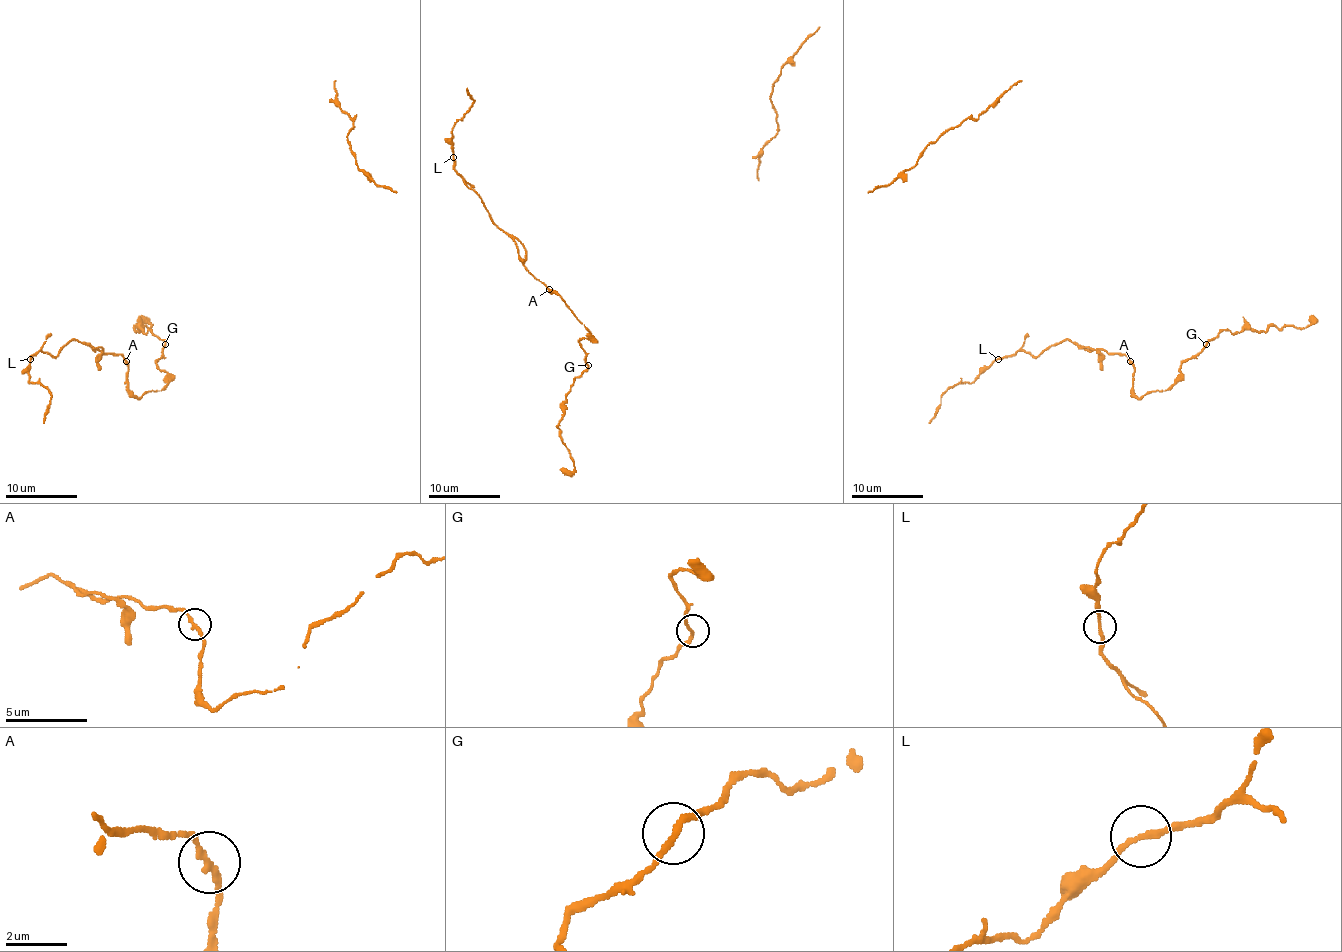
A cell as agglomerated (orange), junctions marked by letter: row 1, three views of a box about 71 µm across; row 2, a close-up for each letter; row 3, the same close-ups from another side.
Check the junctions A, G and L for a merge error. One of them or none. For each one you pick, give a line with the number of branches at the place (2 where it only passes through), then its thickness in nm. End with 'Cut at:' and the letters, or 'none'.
G: 2 | 190 nm
Cut at: G

